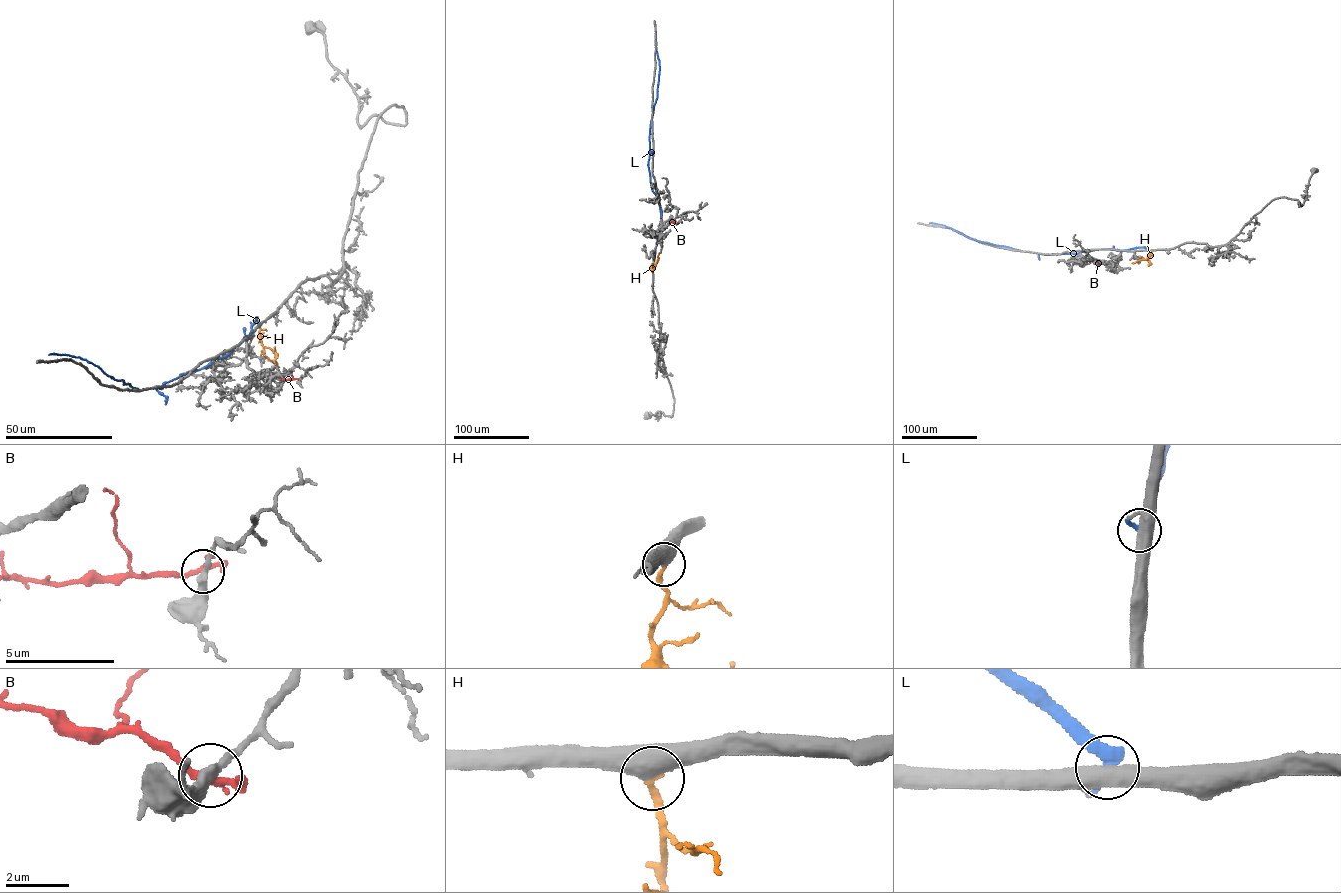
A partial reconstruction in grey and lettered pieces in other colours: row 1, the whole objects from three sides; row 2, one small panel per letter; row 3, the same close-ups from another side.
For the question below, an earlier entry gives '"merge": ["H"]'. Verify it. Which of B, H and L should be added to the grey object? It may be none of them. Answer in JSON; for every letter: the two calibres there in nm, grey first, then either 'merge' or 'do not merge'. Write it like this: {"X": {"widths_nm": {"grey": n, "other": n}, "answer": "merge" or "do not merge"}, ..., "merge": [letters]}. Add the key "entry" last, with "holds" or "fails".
{"B": {"widths_nm": {"grey": 340, "other": 320}, "answer": "do not merge"}, "H": {"widths_nm": {"grey": 480, "other": 220}, "answer": "merge"}, "L": {"widths_nm": {"grey": 420, "other": 440}, "answer": "do not merge"}, "merge": ["H"], "entry": "holds"}

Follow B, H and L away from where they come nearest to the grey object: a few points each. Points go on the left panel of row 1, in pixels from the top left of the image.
B: (300, 378), (282, 379), (280, 376)
H: (260, 325), (259, 336), (263, 346), (275, 352), (275, 365)
L: (258, 325), (257, 318), (253, 320), (249, 336), (228, 354), (161, 388), (139, 390), (78, 357), (48, 355)

